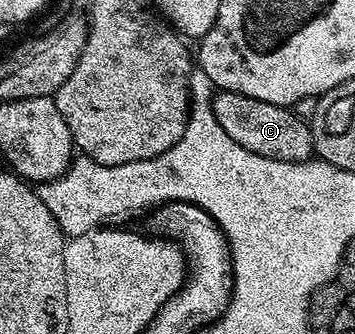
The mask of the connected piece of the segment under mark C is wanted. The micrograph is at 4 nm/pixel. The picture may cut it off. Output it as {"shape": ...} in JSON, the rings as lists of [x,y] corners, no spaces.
{"shape":[[[217,90],[212,97],[212,108],[218,125],[230,136],[230,141],[238,141],[242,149],[250,153],[258,153],[258,157],[270,157],[287,163],[304,163],[313,158],[312,129],[307,118],[299,119],[295,110],[278,105],[270,105],[270,101],[258,101],[254,97],[246,97],[242,93]]]}

